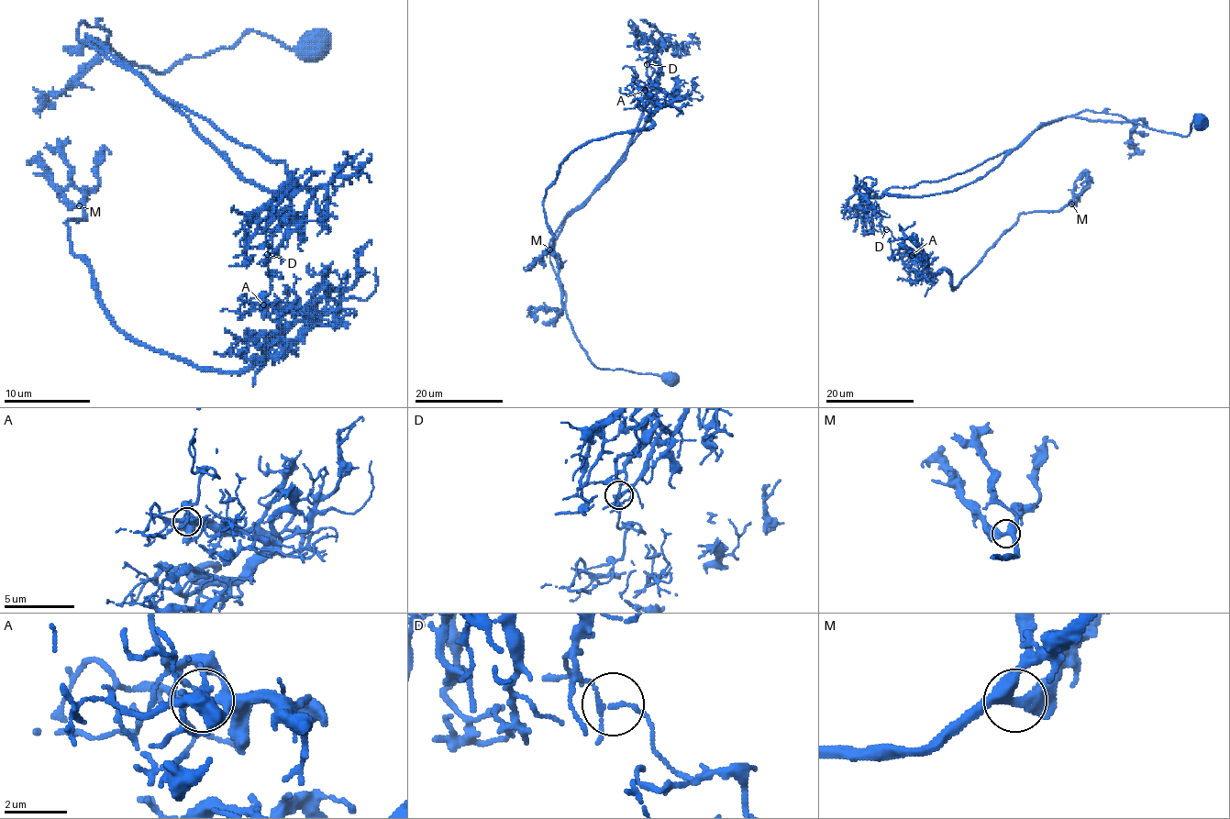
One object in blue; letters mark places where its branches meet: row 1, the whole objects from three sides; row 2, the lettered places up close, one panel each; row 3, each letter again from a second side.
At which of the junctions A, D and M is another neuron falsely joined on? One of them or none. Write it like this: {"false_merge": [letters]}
{"false_merge": ["D"]}

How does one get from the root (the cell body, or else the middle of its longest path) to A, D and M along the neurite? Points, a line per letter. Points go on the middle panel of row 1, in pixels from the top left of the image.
A: (671, 380), (592, 363), (563, 305), (554, 252), (563, 222), (644, 127), (660, 75), (658, 44), (645, 90)
D: (671, 380), (592, 363), (563, 305), (554, 252), (563, 222), (644, 127), (660, 75), (658, 44), (647, 64)
M: (671, 380), (592, 363), (554, 252), (644, 127), (658, 44), (645, 92), (669, 104), (562, 162), (549, 249)

